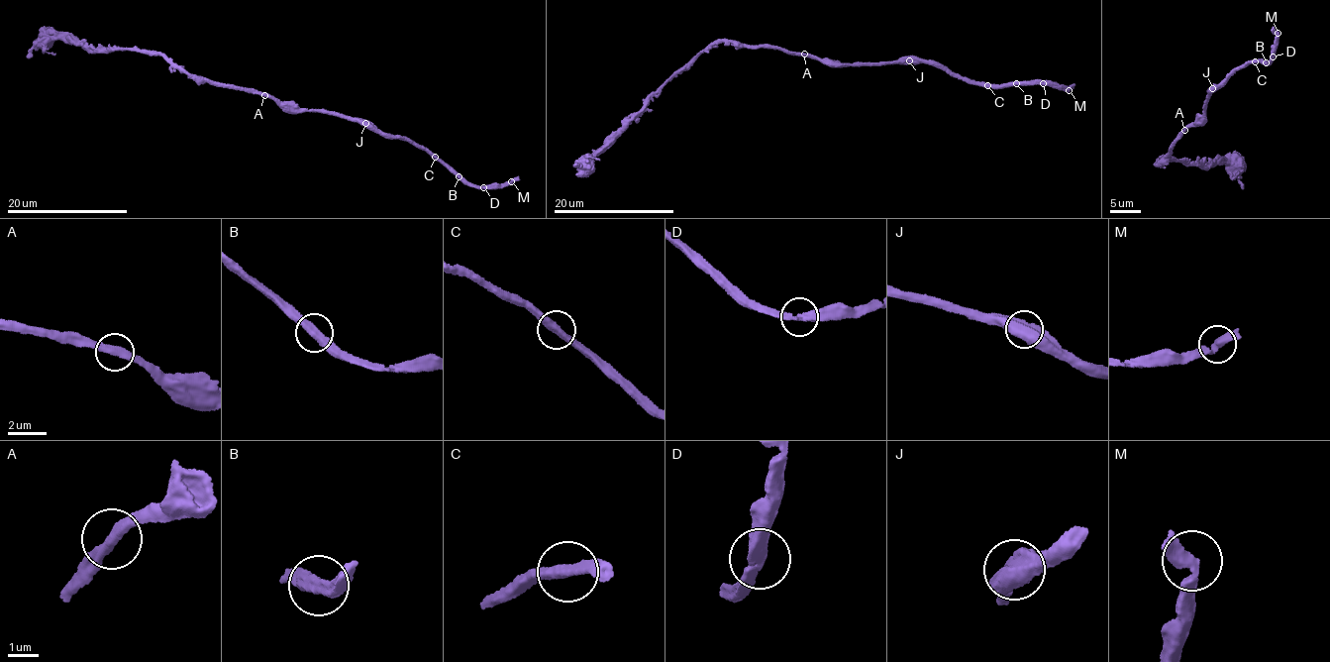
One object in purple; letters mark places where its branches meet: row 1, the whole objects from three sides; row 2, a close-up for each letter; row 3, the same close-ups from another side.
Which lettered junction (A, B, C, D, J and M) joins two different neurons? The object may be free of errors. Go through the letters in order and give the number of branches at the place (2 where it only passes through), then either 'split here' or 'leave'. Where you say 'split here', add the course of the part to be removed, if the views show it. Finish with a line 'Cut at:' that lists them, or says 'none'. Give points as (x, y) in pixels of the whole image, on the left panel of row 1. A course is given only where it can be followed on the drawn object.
A: 2 branches meet; leave
B: 2 branches meet; leave
C: 2 branches meet; leave
D: 2 branches meet; leave
J: 2 branches meet; leave
M: 2 branches meet; leave
Cut at: none

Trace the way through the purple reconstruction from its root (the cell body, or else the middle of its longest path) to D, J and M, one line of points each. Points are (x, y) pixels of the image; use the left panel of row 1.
D: (265, 94), (299, 108), (361, 119), (382, 134), (402, 137), (429, 150), (469, 183), (482, 186)
J: (265, 94), (299, 108), (360, 119), (364, 122)
M: (265, 94), (299, 108), (361, 119), (382, 134), (411, 141), (429, 150), (475, 185), (502, 188), (511, 181)

